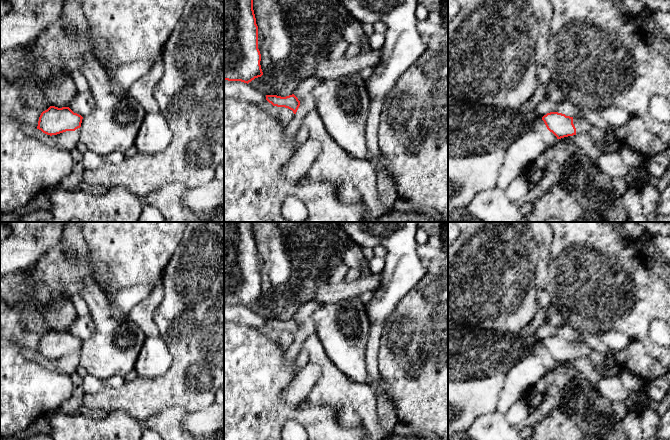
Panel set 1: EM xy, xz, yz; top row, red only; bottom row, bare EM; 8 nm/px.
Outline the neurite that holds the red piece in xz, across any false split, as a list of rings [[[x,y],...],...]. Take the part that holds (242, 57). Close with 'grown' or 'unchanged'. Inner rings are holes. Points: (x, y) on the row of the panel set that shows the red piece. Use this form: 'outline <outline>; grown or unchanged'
outline [[[224,0],[224,80],[249,83],[263,75],[253,0]]]; unchanged

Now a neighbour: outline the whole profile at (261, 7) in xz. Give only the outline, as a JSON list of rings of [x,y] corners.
[[[253,0],[253,10],[258,26],[258,49],[261,55],[262,51],[269,47],[268,11],[276,2],[277,0]]]

